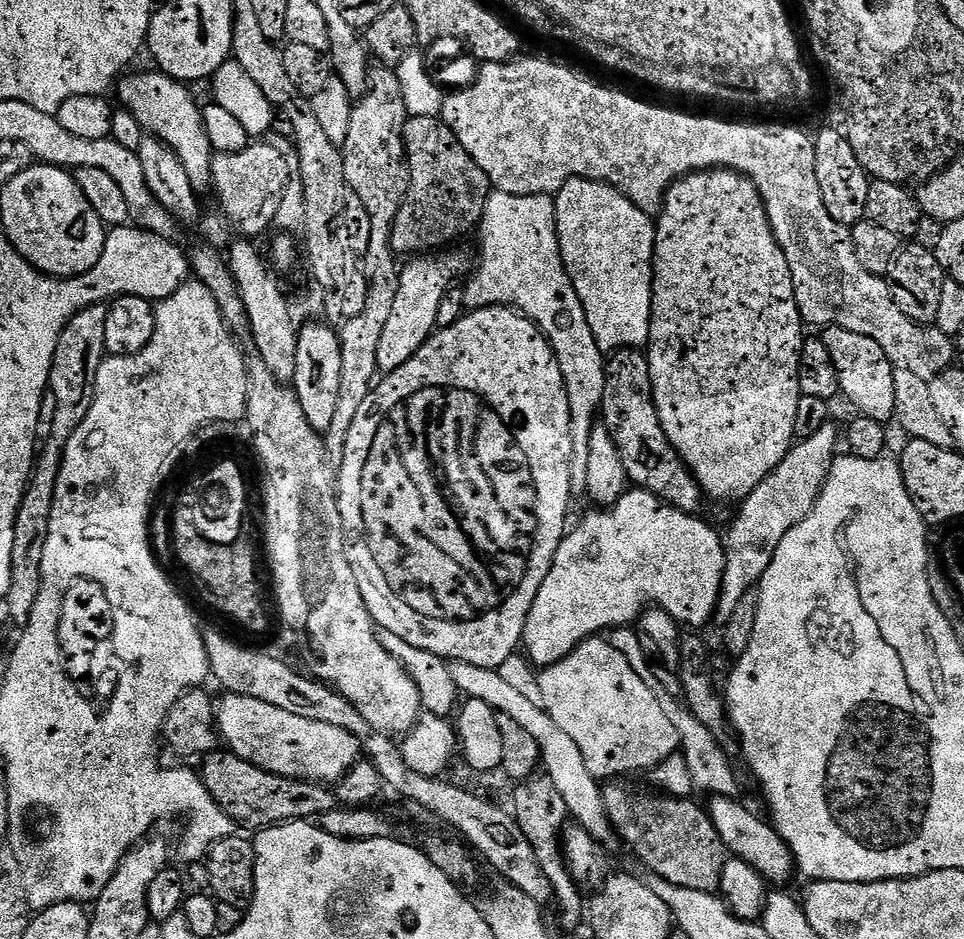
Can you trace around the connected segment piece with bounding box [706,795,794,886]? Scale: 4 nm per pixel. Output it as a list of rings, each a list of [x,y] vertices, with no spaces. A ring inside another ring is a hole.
[[[713,795],[708,801],[710,801],[706,804],[708,816],[714,822],[725,849],[735,859],[753,867],[772,886],[784,886],[791,878],[792,872],[794,876],[792,851],[767,819],[759,820],[746,805],[739,804],[740,800],[736,798]]]

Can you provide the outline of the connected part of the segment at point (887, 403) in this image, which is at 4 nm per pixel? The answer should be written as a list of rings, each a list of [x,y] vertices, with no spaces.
[[[831,326],[823,329],[822,339],[826,350],[830,350],[830,358],[834,358],[834,370],[838,370],[840,396],[853,404],[855,411],[861,416],[888,422],[895,417],[894,410],[894,374],[890,358],[886,358],[886,350],[874,342],[874,338],[866,338],[866,334],[854,334],[854,330],[842,330]]]

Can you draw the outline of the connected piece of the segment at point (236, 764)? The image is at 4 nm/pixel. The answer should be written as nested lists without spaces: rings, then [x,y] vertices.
[[[220,750],[207,753],[201,759],[204,761],[198,767],[198,775],[210,798],[241,829],[263,830],[289,822],[308,822],[337,807],[337,793],[331,787],[317,784],[315,780],[279,776],[234,755],[229,755],[228,764],[224,764],[223,755]]]

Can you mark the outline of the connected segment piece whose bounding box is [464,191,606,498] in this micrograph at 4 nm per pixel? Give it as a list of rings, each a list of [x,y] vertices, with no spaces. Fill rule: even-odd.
[[[493,191],[486,202],[484,219],[480,221],[478,237],[480,236],[480,265],[475,265],[470,279],[464,288],[465,309],[475,310],[478,308],[515,308],[528,320],[533,320],[540,328],[540,333],[548,340],[552,352],[556,356],[558,366],[562,370],[564,385],[568,391],[570,402],[570,414],[572,415],[572,495],[580,498],[586,493],[586,462],[590,459],[590,434],[597,427],[600,416],[600,403],[604,397],[604,370],[606,367],[605,353],[601,352],[598,342],[594,342],[594,330],[590,330],[590,322],[586,322],[586,310],[582,310],[582,302],[574,290],[574,282],[570,282],[570,274],[566,274],[566,266],[562,262],[562,254],[558,246],[558,230],[556,229],[556,201],[551,196],[519,196],[518,194],[506,194],[505,192]]]

